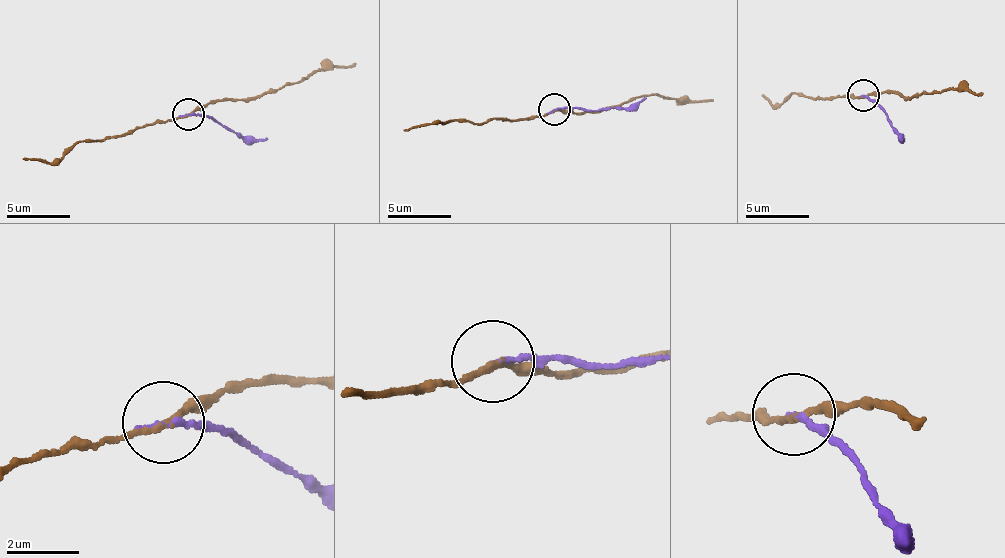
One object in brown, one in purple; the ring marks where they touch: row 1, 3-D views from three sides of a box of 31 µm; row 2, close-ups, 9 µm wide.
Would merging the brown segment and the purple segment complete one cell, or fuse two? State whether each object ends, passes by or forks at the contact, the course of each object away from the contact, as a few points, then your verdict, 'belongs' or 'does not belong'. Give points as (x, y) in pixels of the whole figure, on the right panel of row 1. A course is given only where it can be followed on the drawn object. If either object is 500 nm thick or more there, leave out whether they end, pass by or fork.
brown passes by | purple ends | brown via (863, 95), (886, 92), (904, 97), (932, 95), (952, 88), (984, 92) | purple via (863, 95), (884, 109), (897, 135), (904, 139) | does not belong

